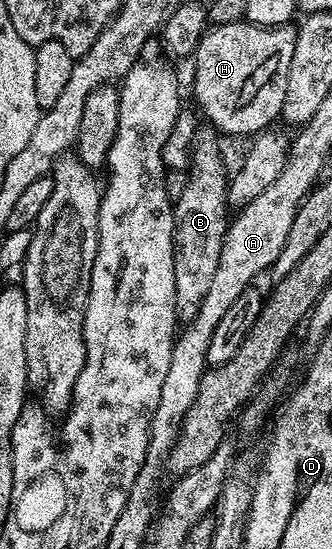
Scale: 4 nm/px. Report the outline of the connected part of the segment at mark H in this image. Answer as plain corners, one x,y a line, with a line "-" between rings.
248,22
231,26
213,26
202,36
195,53
197,65
193,68
193,96
200,115
205,116
218,133
229,136
252,137
268,129
273,119
281,116
281,107
287,94
287,74
291,70
291,54
295,50
297,28
260,28

